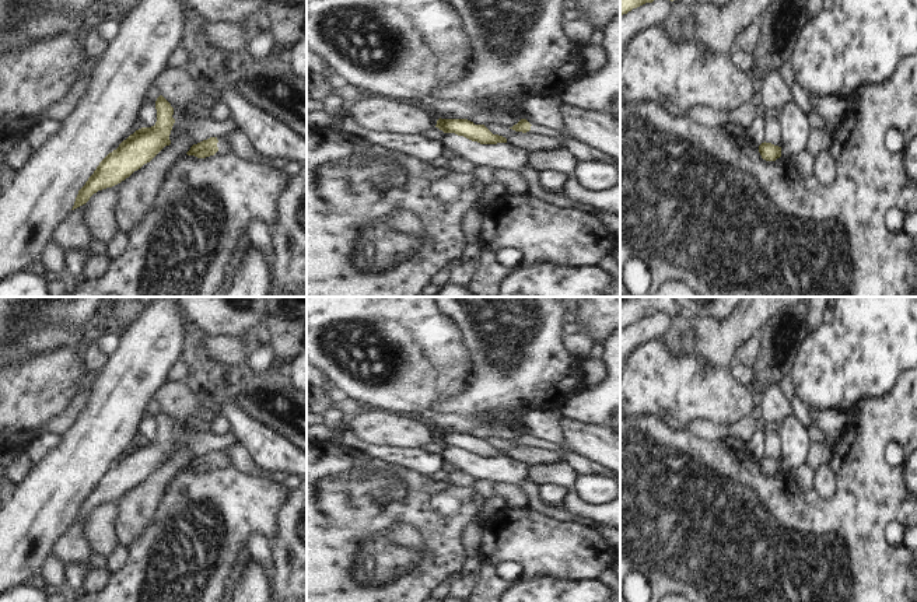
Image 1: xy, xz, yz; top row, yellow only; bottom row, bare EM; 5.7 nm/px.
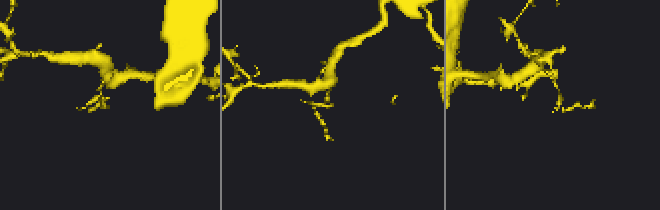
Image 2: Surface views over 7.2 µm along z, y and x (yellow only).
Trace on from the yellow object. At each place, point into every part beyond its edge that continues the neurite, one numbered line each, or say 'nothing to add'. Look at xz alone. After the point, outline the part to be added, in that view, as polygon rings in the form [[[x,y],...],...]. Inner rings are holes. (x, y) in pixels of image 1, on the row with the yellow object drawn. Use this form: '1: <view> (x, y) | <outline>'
1: xz (543, 130) | [[[532,125],[532,126],[531,126],[531,130],[532,130],[533,133],[540,133],[540,134],[543,134],[543,136],[552,136],[552,134],[553,134],[553,130],[549,129],[549,127],[545,127],[545,126]]]

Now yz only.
nothing to add

